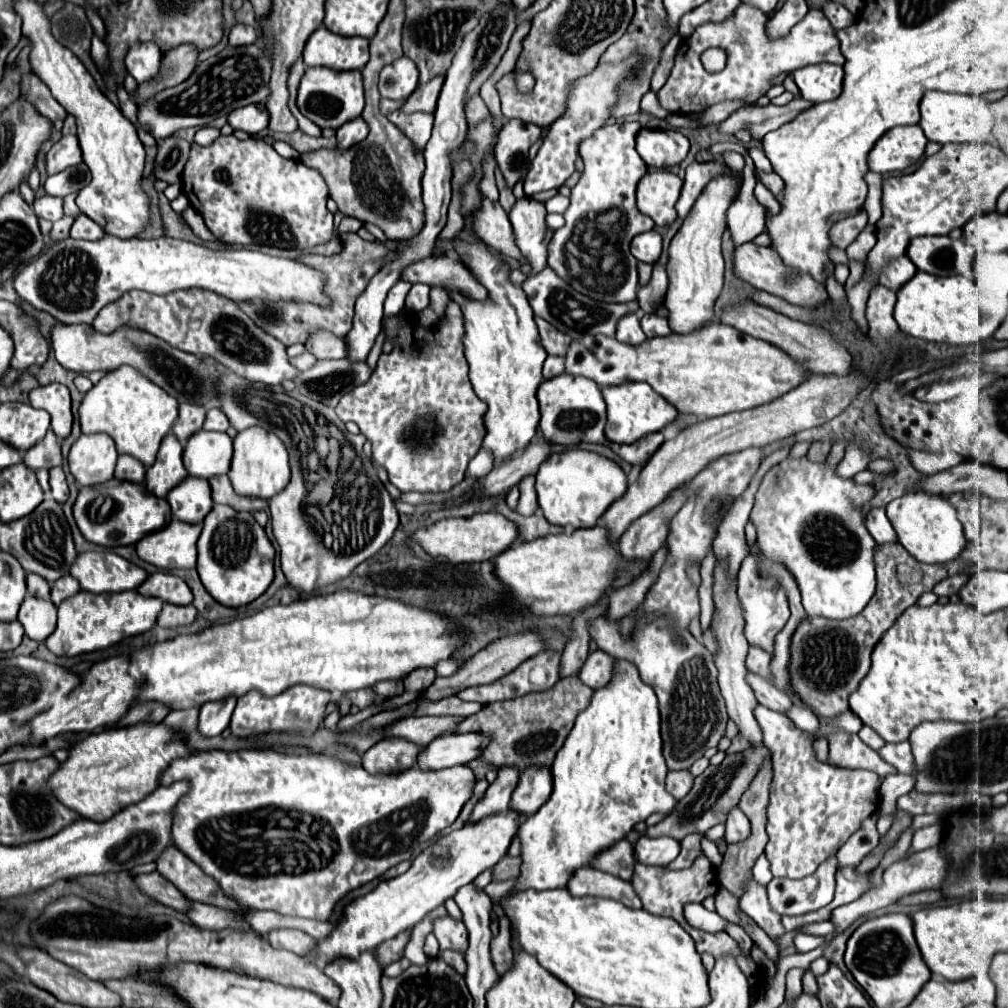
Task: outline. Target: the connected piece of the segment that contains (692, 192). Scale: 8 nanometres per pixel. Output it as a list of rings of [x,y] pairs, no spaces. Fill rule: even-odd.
[[[695,161],[695,163],[691,163],[687,167],[687,175],[685,175],[685,183],[683,183],[683,189],[681,189],[681,197],[677,201],[677,213],[679,213],[679,217],[683,219],[691,211],[695,199],[699,197],[699,193],[703,191],[703,187],[713,177],[717,177],[719,173],[727,173],[727,171],[731,171],[731,169],[727,169],[725,165],[721,165],[717,161],[709,161],[709,163],[697,163]]]

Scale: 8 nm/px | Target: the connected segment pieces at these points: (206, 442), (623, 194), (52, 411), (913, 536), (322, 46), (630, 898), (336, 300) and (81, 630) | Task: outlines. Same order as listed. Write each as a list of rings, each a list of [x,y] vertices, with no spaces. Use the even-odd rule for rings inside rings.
[[[197,431],[193,439],[185,445],[183,463],[191,477],[211,479],[215,475],[225,475],[231,469],[233,439],[227,433]]]
[[[639,123],[605,125],[579,143],[585,171],[571,189],[565,225],[553,233],[547,247],[549,267],[575,291],[603,303],[635,301],[637,259],[629,253],[629,243],[637,233],[651,231],[655,225],[635,205],[635,185],[647,173],[647,165],[635,151],[639,129]]]
[[[49,383],[45,387],[37,387],[29,393],[29,401],[33,407],[45,409],[51,415],[51,429],[59,439],[65,439],[71,433],[73,413],[69,389],[65,385]]]
[[[923,491],[905,493],[887,505],[887,517],[897,531],[897,541],[921,563],[953,561],[967,545],[963,525],[957,519],[957,509],[943,495],[929,495]]]
[[[321,25],[309,37],[303,61],[307,67],[331,67],[337,71],[363,69],[369,61],[369,39],[341,37]]]
[[[581,867],[577,869],[569,883],[569,893],[575,897],[585,897],[585,895],[601,895],[601,897],[609,897],[615,901],[621,901],[627,907],[639,909],[641,901],[633,889],[633,885],[629,881],[623,881],[615,875],[609,875],[605,871],[593,869],[593,867]]]
[[[341,233],[340,237],[343,239],[343,251],[339,255],[325,257],[315,253],[301,253],[299,257],[295,257],[295,261],[309,265],[325,275],[325,295],[331,299],[329,307],[321,307],[315,303],[293,303],[293,301],[275,301],[269,305],[265,303],[253,305],[251,301],[239,301],[237,303],[239,309],[245,311],[255,321],[257,327],[279,339],[285,347],[293,343],[305,343],[317,331],[329,331],[343,339],[351,331],[353,307],[357,297],[365,291],[369,279],[377,273],[377,267],[373,267],[373,259],[377,259],[377,255],[385,255],[385,251],[389,249],[377,241],[375,243],[363,241],[357,233]]]
[[[79,591],[77,595],[65,599],[59,609],[59,619],[55,631],[45,639],[45,645],[55,655],[75,657],[81,653],[91,653],[105,649],[113,643],[119,643],[125,637],[133,637],[145,633],[157,621],[157,615],[163,607],[161,599],[149,599],[137,595],[137,591],[123,591],[123,593],[89,593]]]

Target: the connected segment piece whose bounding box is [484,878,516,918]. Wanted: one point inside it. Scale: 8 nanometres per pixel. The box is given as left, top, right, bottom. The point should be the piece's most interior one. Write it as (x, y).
(497, 890)

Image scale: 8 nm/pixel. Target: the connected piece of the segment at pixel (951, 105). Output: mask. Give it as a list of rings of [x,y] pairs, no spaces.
[[[927,91],[921,101],[921,121],[919,125],[925,131],[929,141],[939,145],[945,143],[981,143],[989,137],[993,129],[993,113],[989,109],[989,101],[973,95],[955,95],[955,93],[939,93]]]

